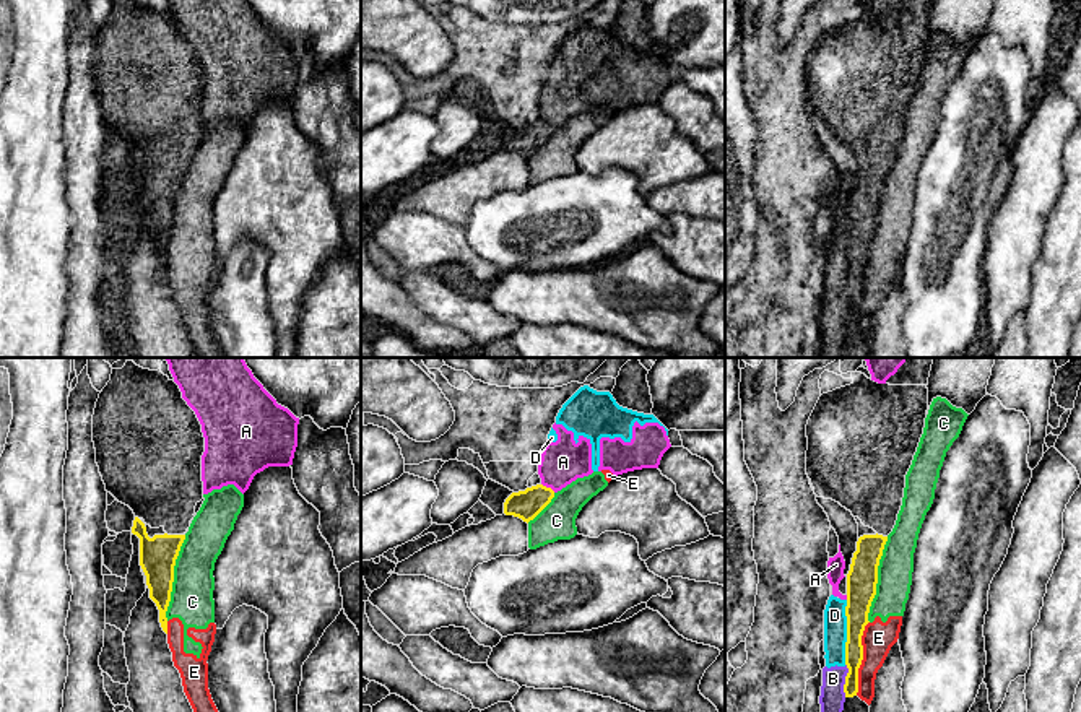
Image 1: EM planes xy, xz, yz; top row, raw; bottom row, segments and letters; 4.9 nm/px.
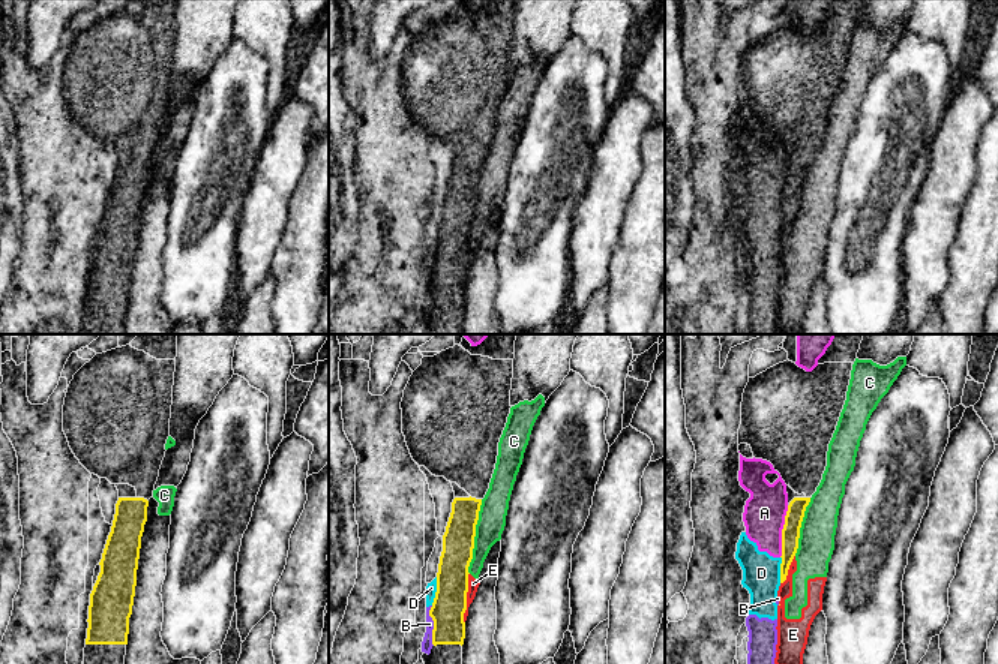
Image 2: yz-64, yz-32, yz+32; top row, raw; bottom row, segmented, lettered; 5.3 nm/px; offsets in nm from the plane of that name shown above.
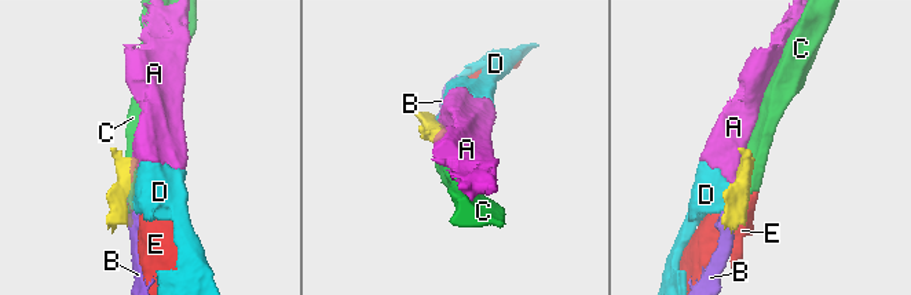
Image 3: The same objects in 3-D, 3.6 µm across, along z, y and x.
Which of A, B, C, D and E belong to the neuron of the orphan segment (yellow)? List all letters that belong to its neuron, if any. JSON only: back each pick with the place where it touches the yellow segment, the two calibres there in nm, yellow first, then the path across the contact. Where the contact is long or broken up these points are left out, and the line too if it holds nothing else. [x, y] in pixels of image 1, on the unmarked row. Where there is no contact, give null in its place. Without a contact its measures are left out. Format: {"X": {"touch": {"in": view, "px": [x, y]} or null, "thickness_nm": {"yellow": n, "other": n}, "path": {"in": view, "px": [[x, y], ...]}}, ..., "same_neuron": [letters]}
{"same_neuron": []}

